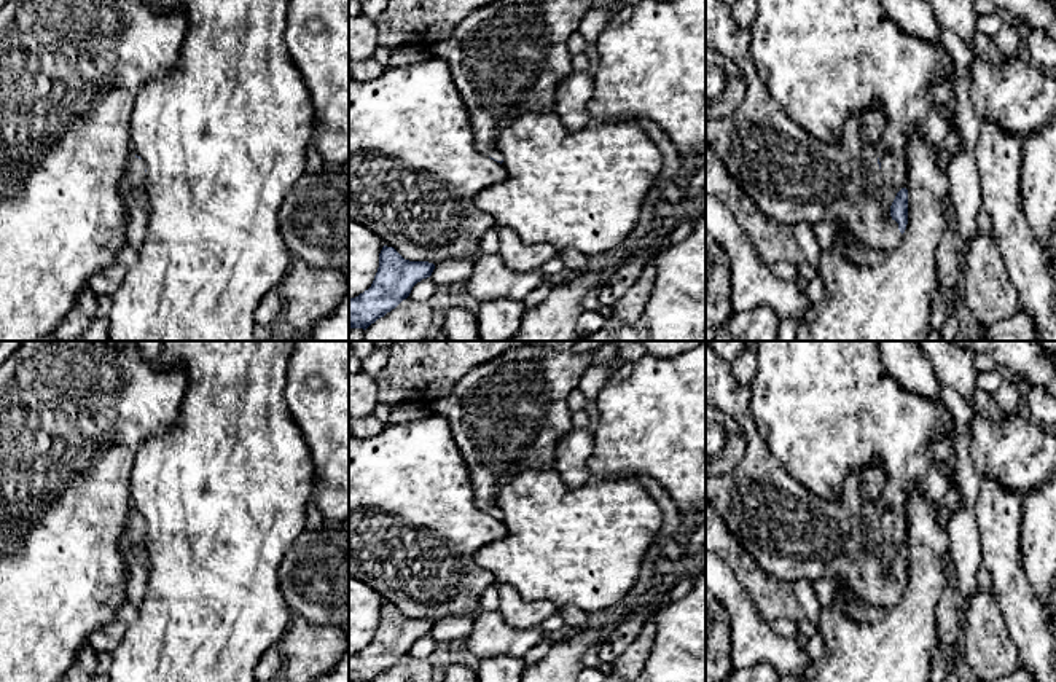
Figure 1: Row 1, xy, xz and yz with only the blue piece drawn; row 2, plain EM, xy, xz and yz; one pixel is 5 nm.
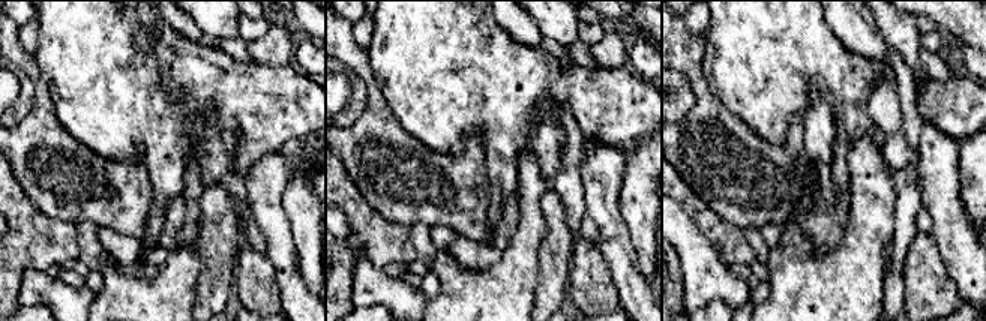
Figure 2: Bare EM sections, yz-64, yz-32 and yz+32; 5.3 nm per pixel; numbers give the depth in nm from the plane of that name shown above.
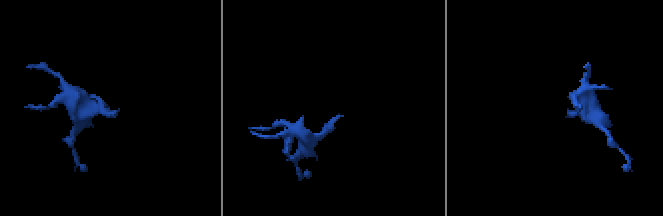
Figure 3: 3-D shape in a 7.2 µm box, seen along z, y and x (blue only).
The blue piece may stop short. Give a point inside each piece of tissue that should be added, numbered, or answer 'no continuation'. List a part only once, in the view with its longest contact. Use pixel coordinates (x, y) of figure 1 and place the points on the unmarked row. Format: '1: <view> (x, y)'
1: yz (793, 534)

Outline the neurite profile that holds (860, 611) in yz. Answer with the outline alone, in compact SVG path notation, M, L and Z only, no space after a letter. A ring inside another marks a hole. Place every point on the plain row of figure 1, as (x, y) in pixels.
M855 598L849 601L847 612L855 621L879 621L887 610Z

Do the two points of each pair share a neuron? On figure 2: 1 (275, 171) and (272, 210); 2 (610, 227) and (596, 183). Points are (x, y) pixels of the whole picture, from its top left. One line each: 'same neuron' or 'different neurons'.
1: same neuron
2: same neuron

